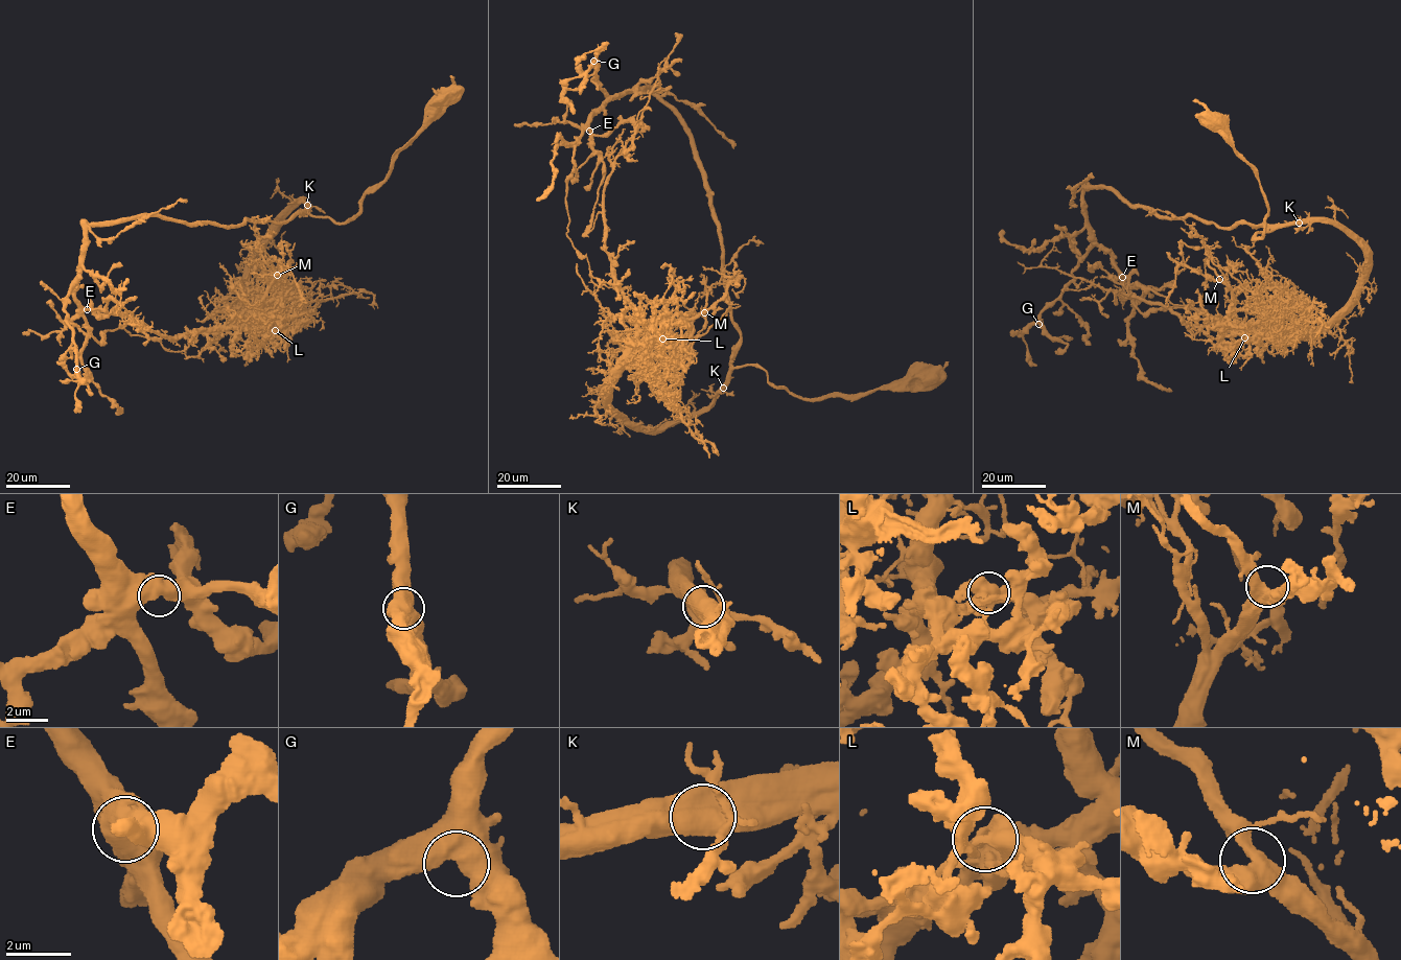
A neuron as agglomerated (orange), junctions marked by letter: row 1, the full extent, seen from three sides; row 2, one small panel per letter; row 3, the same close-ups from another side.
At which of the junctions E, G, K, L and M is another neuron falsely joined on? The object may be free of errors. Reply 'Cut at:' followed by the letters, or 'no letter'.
Cut at: no letter

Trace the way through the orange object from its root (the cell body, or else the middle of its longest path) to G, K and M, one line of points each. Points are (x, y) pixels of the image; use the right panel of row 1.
G: (1214, 123), (1269, 207), (1253, 239), (1271, 230), (1156, 215), (1086, 185), (1091, 247), (1038, 324)
K: (1214, 123), (1224, 130), (1236, 154), (1250, 165), (1269, 207), (1265, 229), (1253, 239), (1257, 233), (1299, 223)
M: (1214, 123), (1269, 207), (1253, 239), (1329, 220), (1366, 259), (1352, 299), (1305, 330), (1240, 322), (1219, 279)

